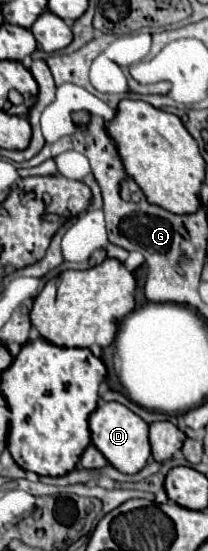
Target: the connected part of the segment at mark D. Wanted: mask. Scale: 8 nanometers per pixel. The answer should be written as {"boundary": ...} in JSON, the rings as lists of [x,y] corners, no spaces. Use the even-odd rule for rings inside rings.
{"boundary":[[[105,402],[103,406],[99,406],[89,416],[89,430],[91,430],[93,446],[89,446],[79,460],[79,466],[85,470],[99,470],[99,468],[107,466],[107,462],[109,462],[123,474],[135,474],[145,466],[147,458],[151,456],[147,424],[137,414],[133,414],[127,406],[123,406],[119,402]]]}

